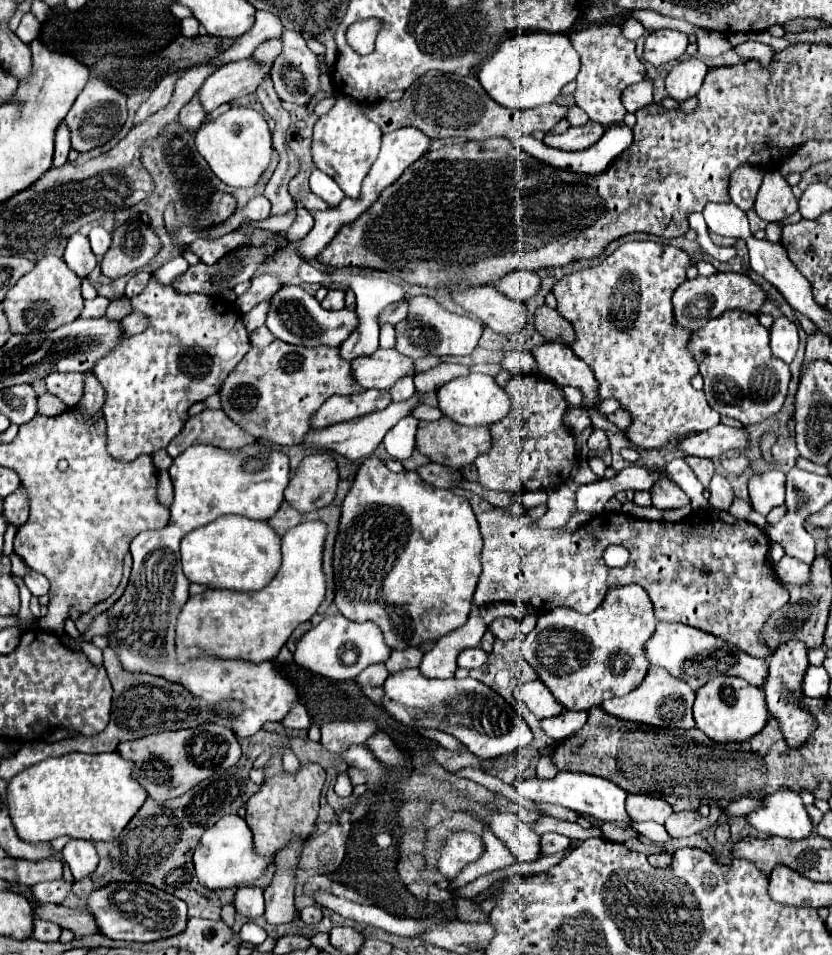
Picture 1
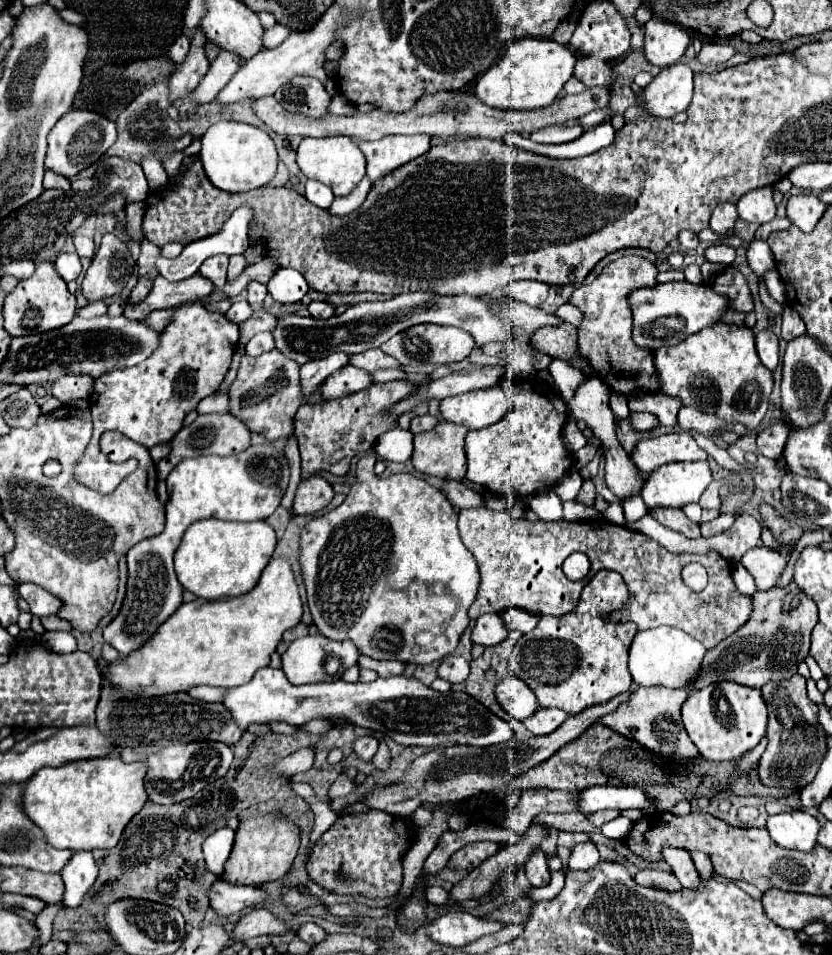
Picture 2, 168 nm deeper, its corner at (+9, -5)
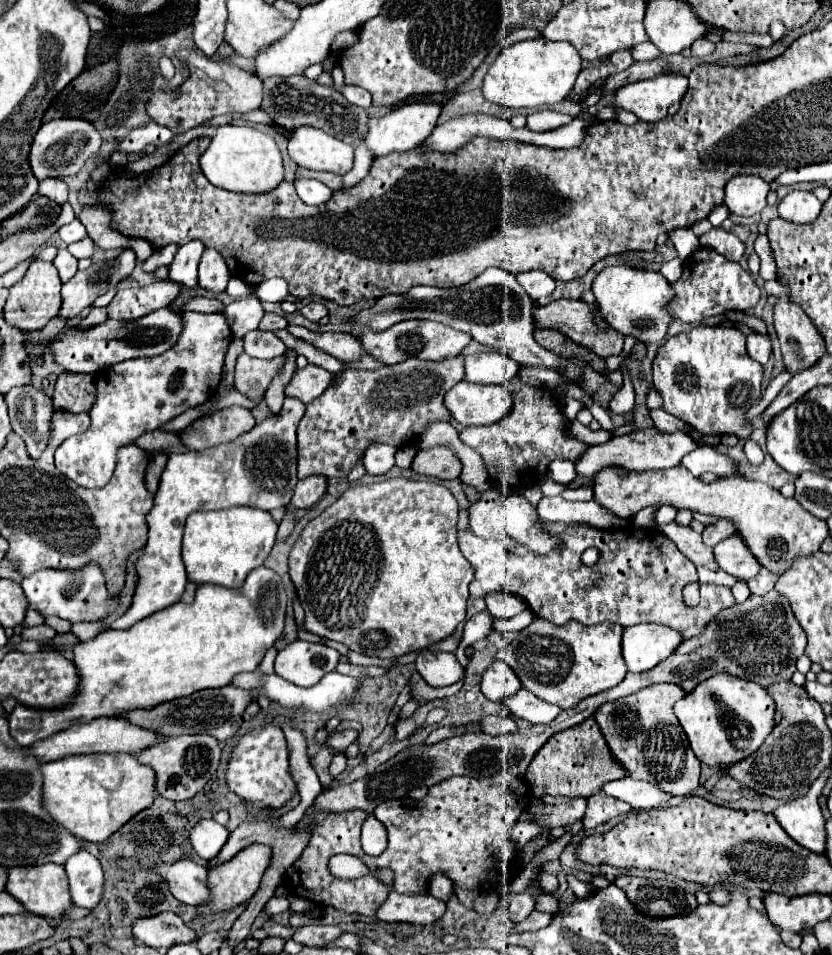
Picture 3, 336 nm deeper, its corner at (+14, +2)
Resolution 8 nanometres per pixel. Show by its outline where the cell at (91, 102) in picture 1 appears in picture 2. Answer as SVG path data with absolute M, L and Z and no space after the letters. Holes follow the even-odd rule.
M73 109L65 113L49 133L49 149L45 157L45 167L63 177L73 177L81 169L95 163L115 143L115 139L117 139L117 127L111 119L95 111Z

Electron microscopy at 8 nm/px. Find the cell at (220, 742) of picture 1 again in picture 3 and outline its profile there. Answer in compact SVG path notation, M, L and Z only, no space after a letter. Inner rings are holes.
M196 734L196 736L168 738L166 742L154 748L142 750L142 754L138 754L136 758L142 764L154 768L158 794L176 802L176 800L192 798L196 792L200 792L208 784L208 780L212 778L212 774L216 772L220 764L220 754L222 754L222 748L218 740L214 740L208 734Z

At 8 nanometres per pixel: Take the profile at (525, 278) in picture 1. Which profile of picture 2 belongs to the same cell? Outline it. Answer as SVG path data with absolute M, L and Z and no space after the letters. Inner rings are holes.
M515 281L507 285L507 295L515 301L523 301L527 305L539 307L547 299L549 285L539 281Z

